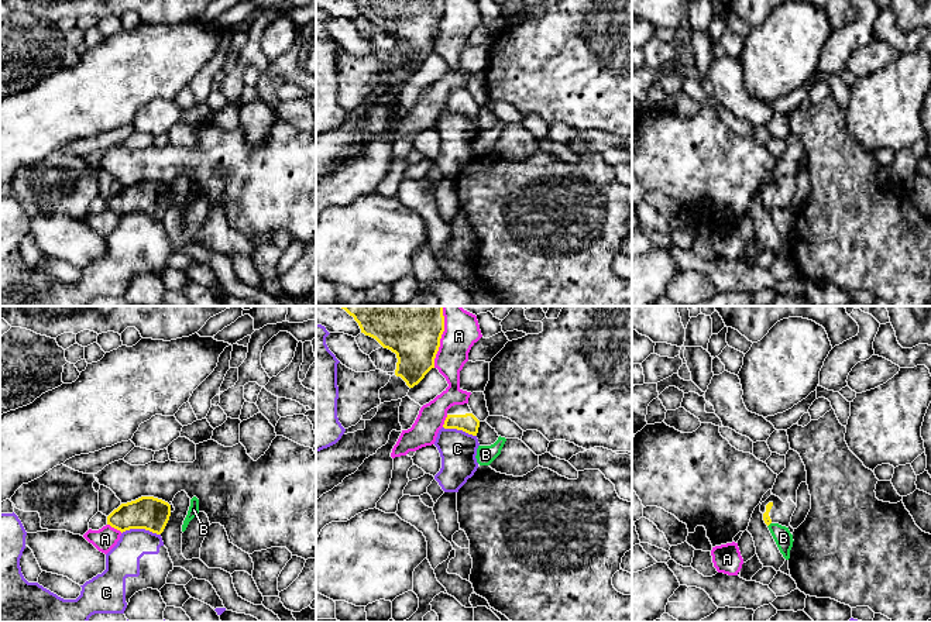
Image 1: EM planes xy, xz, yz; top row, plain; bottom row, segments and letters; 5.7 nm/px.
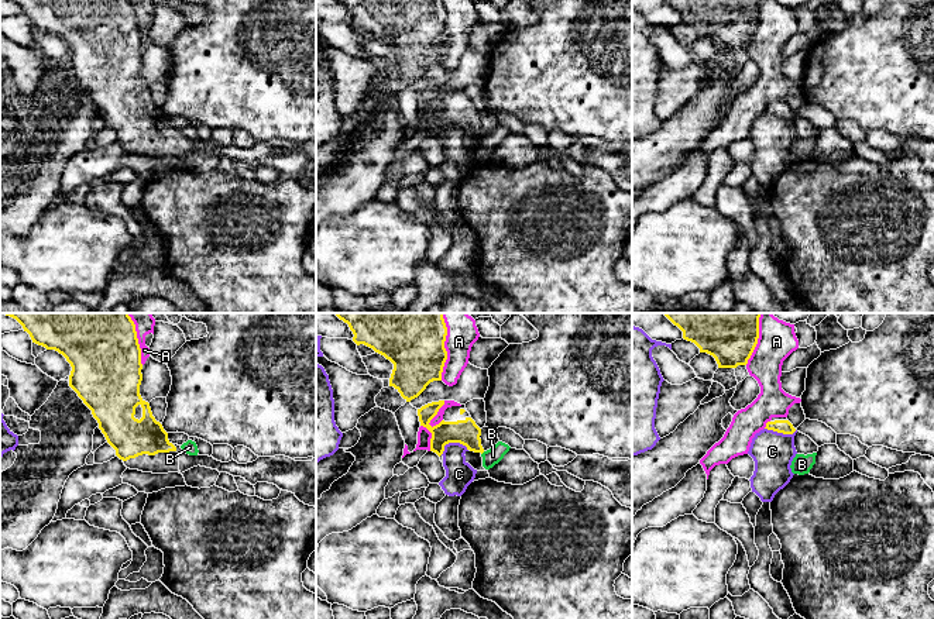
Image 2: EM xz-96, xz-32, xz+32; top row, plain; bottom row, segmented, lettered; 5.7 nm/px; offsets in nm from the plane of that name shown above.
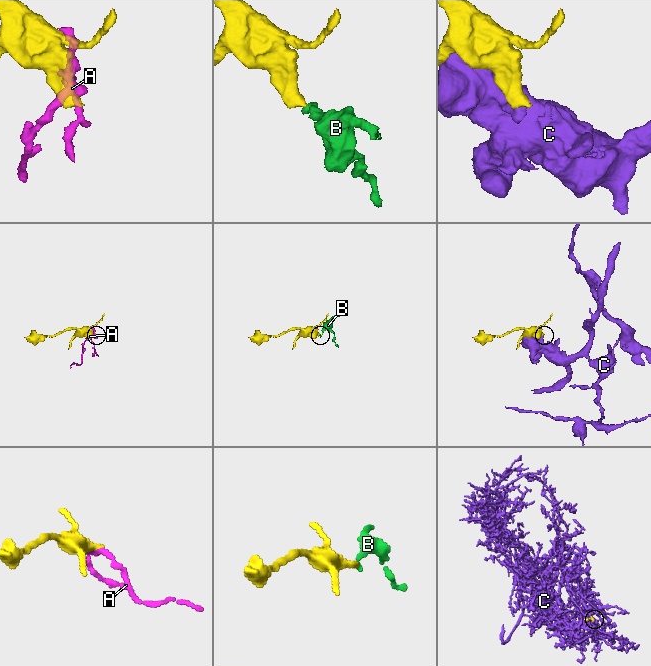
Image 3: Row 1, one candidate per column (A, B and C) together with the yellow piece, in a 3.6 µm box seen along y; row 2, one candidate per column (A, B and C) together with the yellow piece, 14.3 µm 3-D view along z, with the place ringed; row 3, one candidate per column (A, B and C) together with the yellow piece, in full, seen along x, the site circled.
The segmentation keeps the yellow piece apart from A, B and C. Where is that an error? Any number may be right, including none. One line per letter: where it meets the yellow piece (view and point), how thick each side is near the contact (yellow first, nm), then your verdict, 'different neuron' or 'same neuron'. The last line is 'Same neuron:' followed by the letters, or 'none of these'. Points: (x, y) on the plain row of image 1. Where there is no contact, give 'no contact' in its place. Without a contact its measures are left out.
A: meets yellow in xz at (439, 26); 280 nm thick on the yellow side, 190 nm on the other; different neuron
B: meets yellow in yz at (769, 208); 50 nm thick on the yellow side, 100 nm on the other; different neuron
C: meets yellow in xy at (141, 212); 190 nm thick on the yellow side, 190 nm on the other; different neuron
Same neuron: none of these

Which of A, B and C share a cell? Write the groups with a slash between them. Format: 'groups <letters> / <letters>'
groups A / B / C

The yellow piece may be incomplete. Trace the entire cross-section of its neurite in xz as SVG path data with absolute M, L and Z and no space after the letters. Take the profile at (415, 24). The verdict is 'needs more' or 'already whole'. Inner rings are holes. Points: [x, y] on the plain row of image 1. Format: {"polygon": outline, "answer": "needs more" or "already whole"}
{"polygon": "M353 0L361 17L396 38L395 59L409 72L434 52L444 0Z", "answer": "already whole"}

